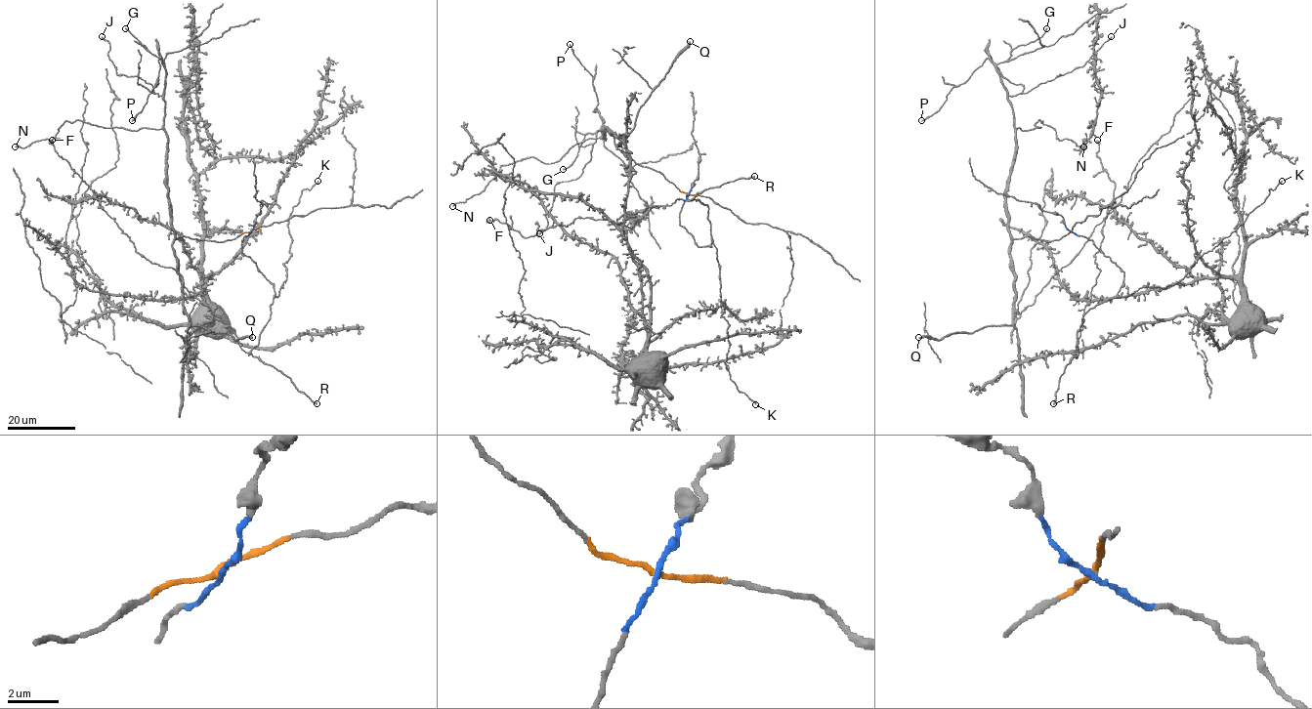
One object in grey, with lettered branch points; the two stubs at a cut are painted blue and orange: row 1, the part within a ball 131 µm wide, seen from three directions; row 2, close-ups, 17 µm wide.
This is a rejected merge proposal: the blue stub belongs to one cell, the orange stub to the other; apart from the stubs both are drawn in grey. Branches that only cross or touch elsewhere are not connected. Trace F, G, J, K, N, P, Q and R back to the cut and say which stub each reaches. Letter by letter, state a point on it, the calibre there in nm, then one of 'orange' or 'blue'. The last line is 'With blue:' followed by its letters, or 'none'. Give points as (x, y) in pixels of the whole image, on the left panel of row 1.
F: (52, 140) | 340 nm | blue
G: (125, 28) | 220 nm | orange
J: (102, 36) | 280 nm | orange
K: (317, 181) | 280 nm | blue
N: (15, 146) | 300 nm | orange
P: (132, 120) | 160 nm | orange
Q: (252, 337) | 400 nm | orange
R: (317, 403) | 360 nm | blue
With blue: F, K, R

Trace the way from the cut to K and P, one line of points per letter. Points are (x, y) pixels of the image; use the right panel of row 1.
K: (1071, 230), (1092, 241), (1124, 273), (1118, 294), (1121, 297), (1145, 286), (1165, 287), (1180, 281), (1282, 180)
P: (1071, 230), (1050, 242), (1012, 236), (1006, 187), (1015, 149), (1014, 116), (999, 73), (988, 58), (921, 120)

